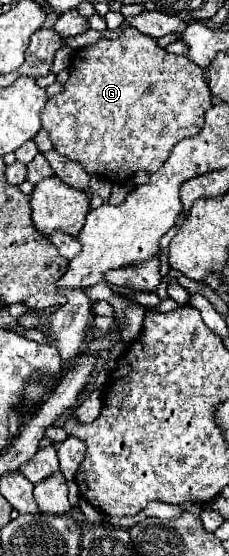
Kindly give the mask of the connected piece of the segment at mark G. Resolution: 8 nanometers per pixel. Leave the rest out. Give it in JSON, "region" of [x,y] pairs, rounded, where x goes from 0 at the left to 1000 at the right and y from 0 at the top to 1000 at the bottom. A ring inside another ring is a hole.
{"region":[[[555,49],[511,70],[432,70],[319,95],[301,142],[275,164],[205,182],[179,200],[179,218],[214,236],[240,272],[336,290],[389,315],[459,318],[485,329],[537,329],[581,318],[590,308],[694,308],[764,257],[886,232],[886,210],[913,192],[921,164],[878,121],[852,121],[808,99],[729,95],[694,85],[686,70]]]}

